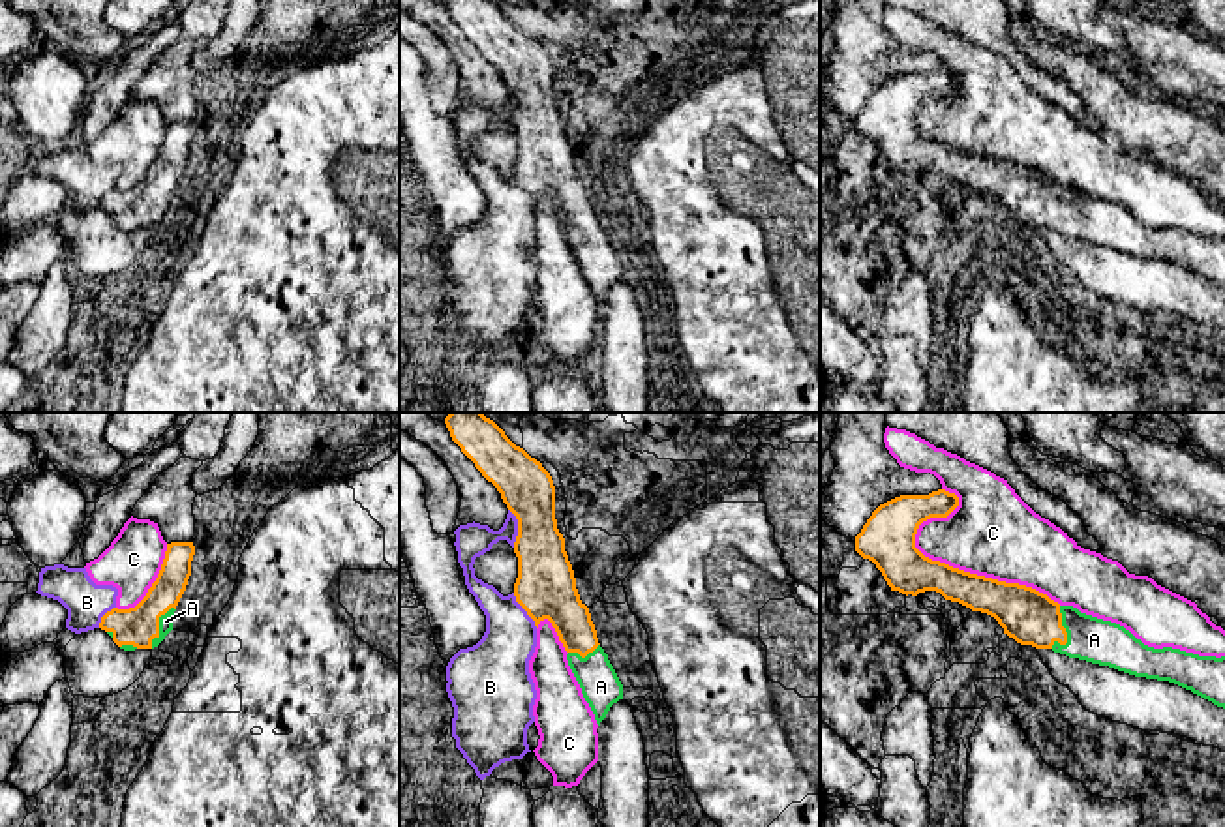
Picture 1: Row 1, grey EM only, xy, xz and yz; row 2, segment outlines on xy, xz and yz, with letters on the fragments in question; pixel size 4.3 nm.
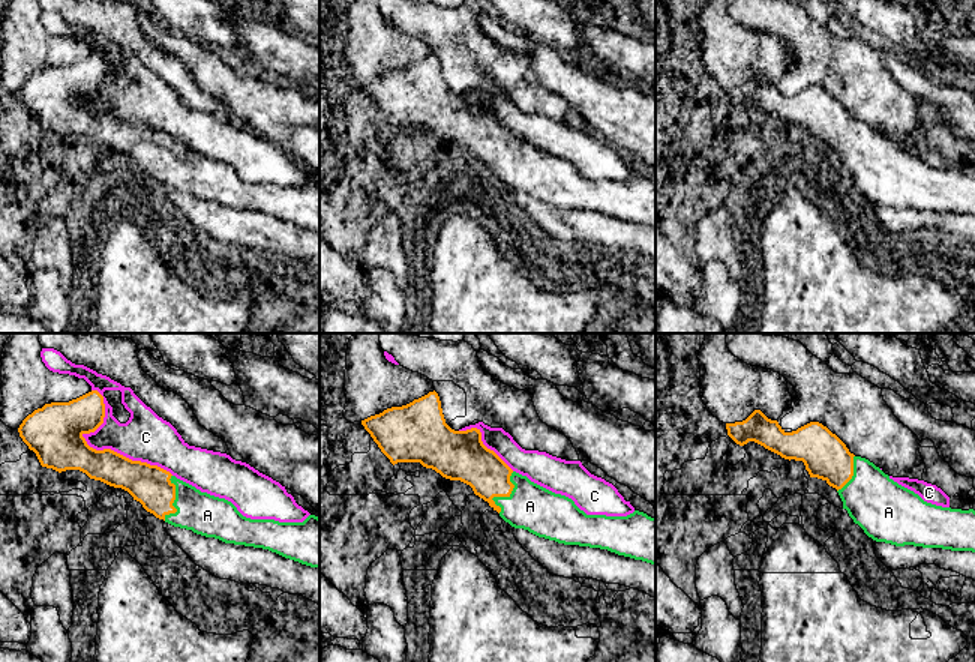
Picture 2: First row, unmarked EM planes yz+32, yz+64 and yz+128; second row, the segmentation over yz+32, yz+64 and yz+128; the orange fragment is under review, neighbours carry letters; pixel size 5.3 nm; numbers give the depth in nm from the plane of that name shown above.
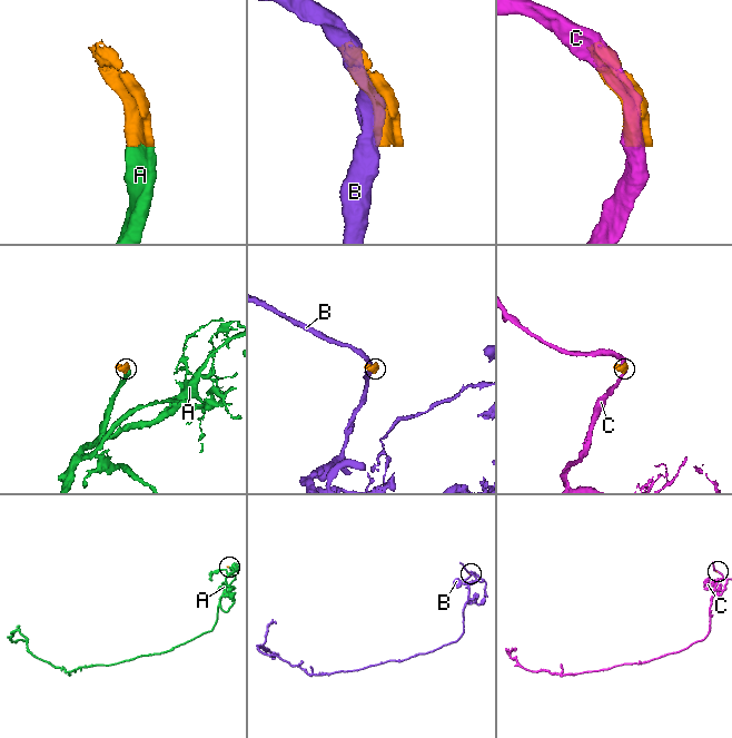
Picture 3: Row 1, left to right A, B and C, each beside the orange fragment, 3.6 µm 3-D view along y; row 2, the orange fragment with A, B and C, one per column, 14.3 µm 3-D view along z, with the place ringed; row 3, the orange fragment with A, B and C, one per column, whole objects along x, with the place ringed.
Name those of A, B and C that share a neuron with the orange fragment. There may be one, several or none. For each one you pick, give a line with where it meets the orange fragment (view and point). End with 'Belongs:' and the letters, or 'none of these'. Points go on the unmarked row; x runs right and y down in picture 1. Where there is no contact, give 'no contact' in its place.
A: contact yz (1066, 212)
Belongs: A

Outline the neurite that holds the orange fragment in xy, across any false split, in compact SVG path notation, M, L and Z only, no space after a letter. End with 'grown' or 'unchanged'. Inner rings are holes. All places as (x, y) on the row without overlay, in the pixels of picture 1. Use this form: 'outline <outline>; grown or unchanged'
outline M193 122L167 124L161 150L146 176L129 189L113 188L99 208L124 231L154 229L173 210L176 186L191 156Z; grown

